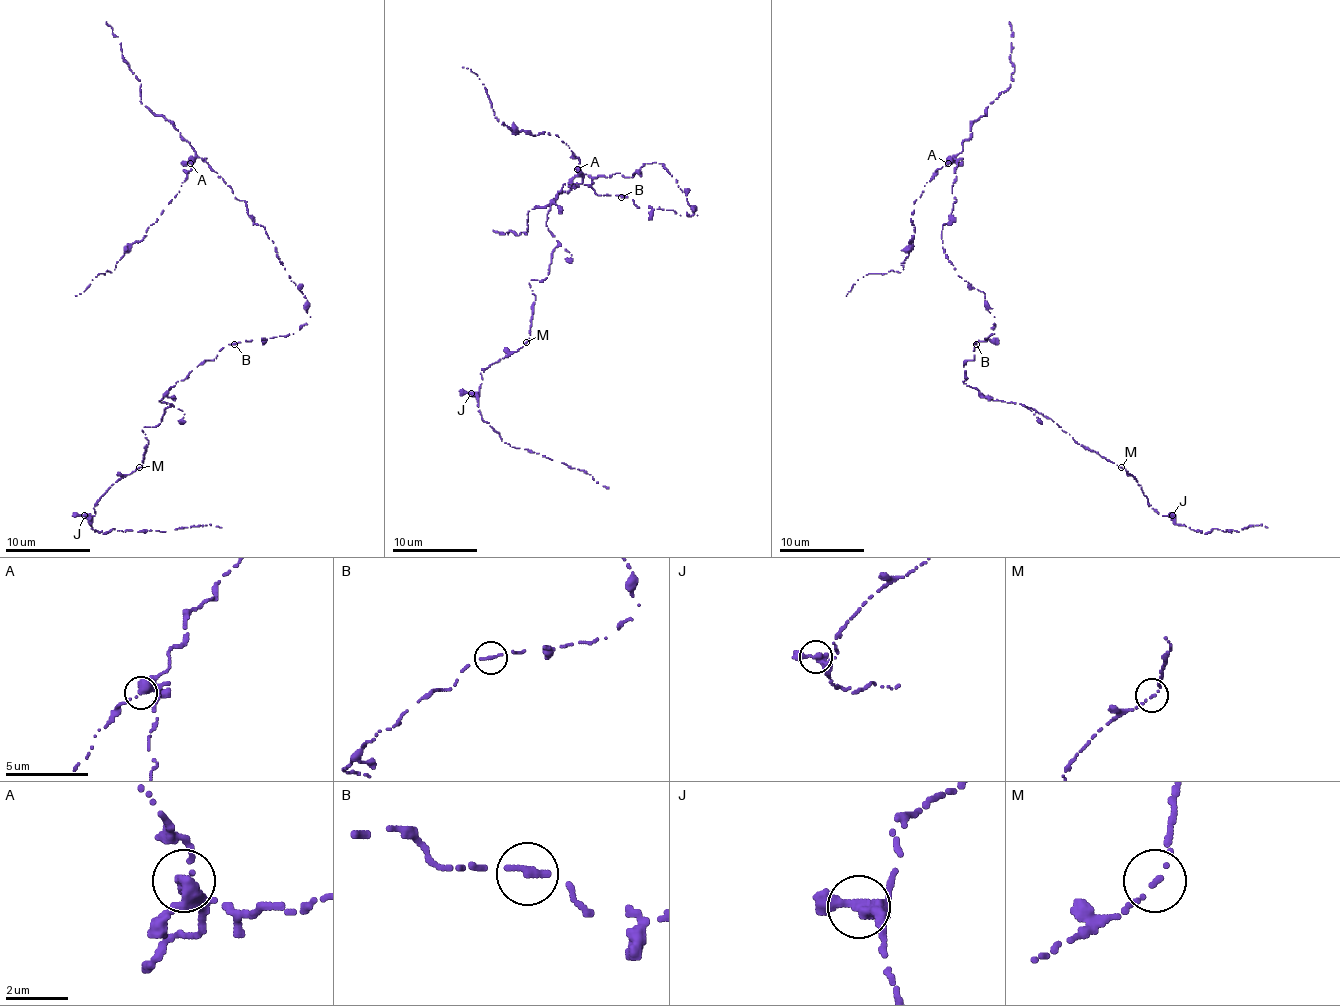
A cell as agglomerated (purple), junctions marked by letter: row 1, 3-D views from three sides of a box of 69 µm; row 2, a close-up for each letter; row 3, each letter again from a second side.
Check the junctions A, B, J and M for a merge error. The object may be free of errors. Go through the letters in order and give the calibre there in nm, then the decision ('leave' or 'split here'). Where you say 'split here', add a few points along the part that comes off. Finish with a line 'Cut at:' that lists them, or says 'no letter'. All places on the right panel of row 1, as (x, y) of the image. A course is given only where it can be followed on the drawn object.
A: 320 nm | split here | (948, 164), (940, 168), (914, 202), (910, 219), (914, 236), (904, 270), (866, 274), (847, 295)
B: 190 nm | leave
J: 320 nm | leave
M: 140 nm | leave
Cut at: A

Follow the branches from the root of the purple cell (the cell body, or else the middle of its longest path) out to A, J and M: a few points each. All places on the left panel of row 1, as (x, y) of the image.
A: (234, 344), (294, 333), (311, 316), (306, 297), (247, 204), (201, 157), (190, 164)
J: (234, 344), (158, 401), (171, 405), (141, 430), (143, 462), (84, 515)
M: (234, 344), (201, 363), (158, 401), (171, 405), (156, 426), (143, 426), (148, 443), (139, 466)

